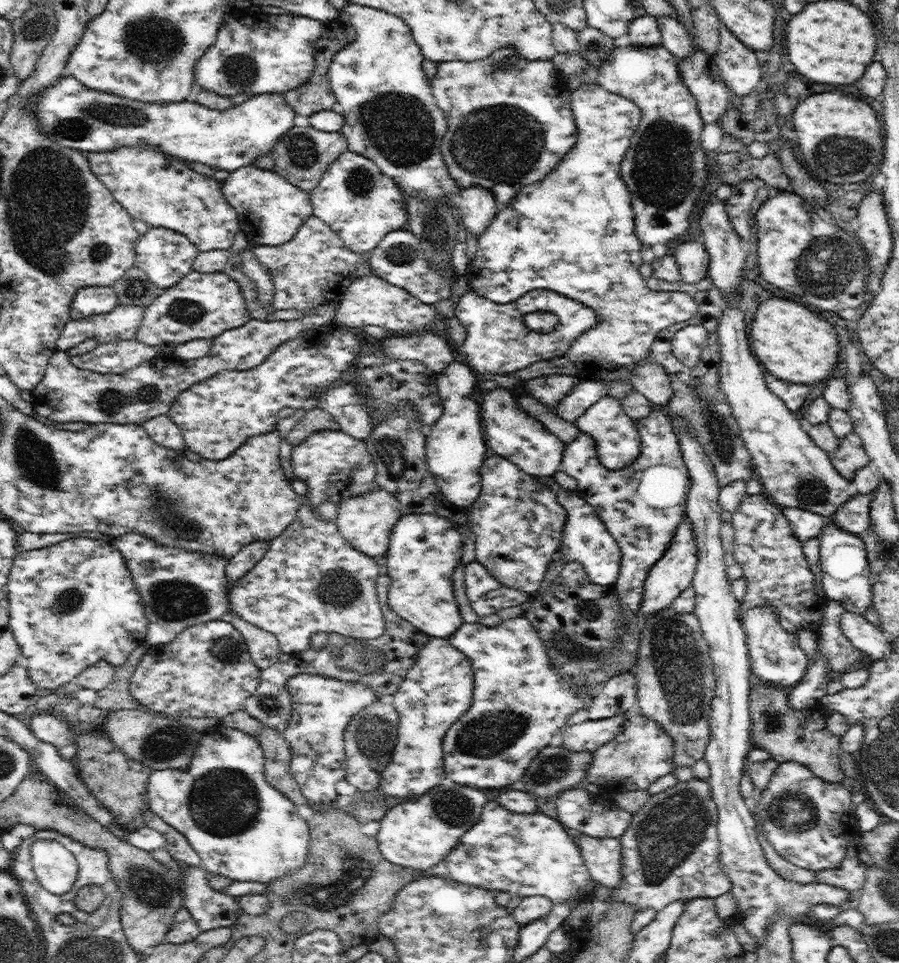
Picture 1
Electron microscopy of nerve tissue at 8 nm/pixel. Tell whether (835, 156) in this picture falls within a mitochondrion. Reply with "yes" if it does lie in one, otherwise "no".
yes

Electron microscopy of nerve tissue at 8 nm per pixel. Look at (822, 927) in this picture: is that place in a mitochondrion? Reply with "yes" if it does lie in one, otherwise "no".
no

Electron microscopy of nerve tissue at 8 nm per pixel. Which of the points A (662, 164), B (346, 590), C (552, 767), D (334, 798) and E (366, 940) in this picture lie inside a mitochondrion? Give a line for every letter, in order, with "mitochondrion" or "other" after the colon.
A: mitochondrion
B: mitochondrion
C: mitochondrion
D: other
E: other

